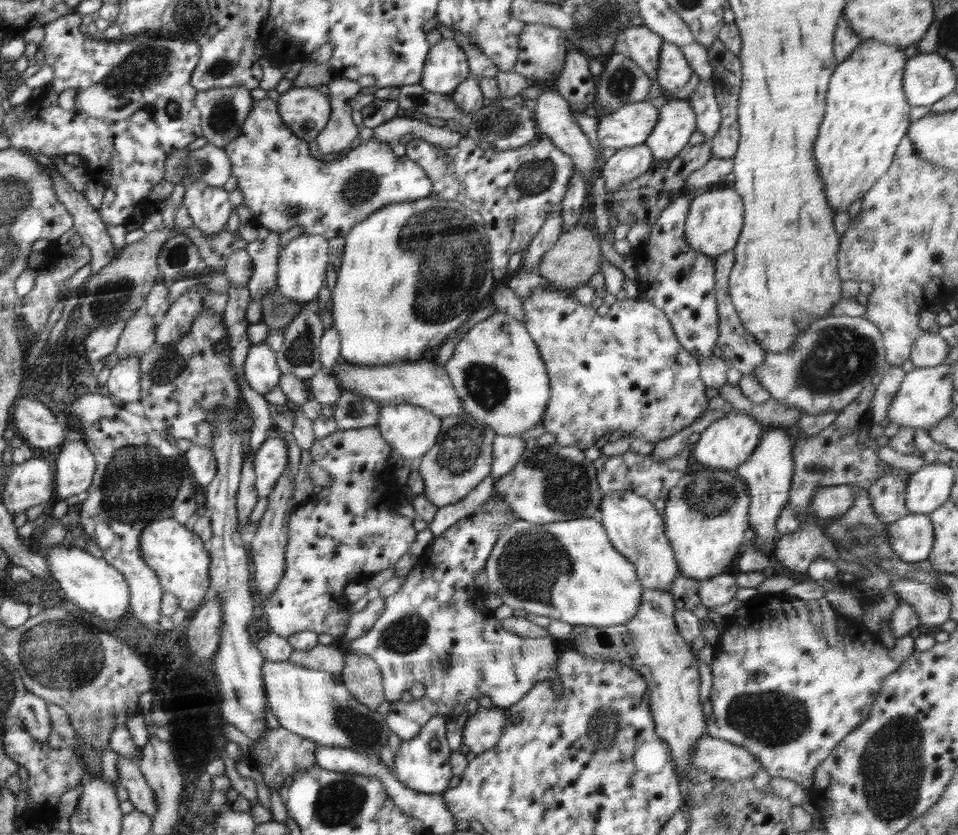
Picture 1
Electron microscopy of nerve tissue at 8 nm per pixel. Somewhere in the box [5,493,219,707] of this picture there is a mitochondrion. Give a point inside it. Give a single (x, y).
(61, 654)

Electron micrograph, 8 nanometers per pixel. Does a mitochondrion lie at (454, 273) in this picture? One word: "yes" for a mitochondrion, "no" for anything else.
yes

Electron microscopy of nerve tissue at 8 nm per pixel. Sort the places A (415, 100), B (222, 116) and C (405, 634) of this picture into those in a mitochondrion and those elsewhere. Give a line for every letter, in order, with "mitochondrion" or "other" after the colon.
A: mitochondrion
B: mitochondrion
C: mitochondrion

